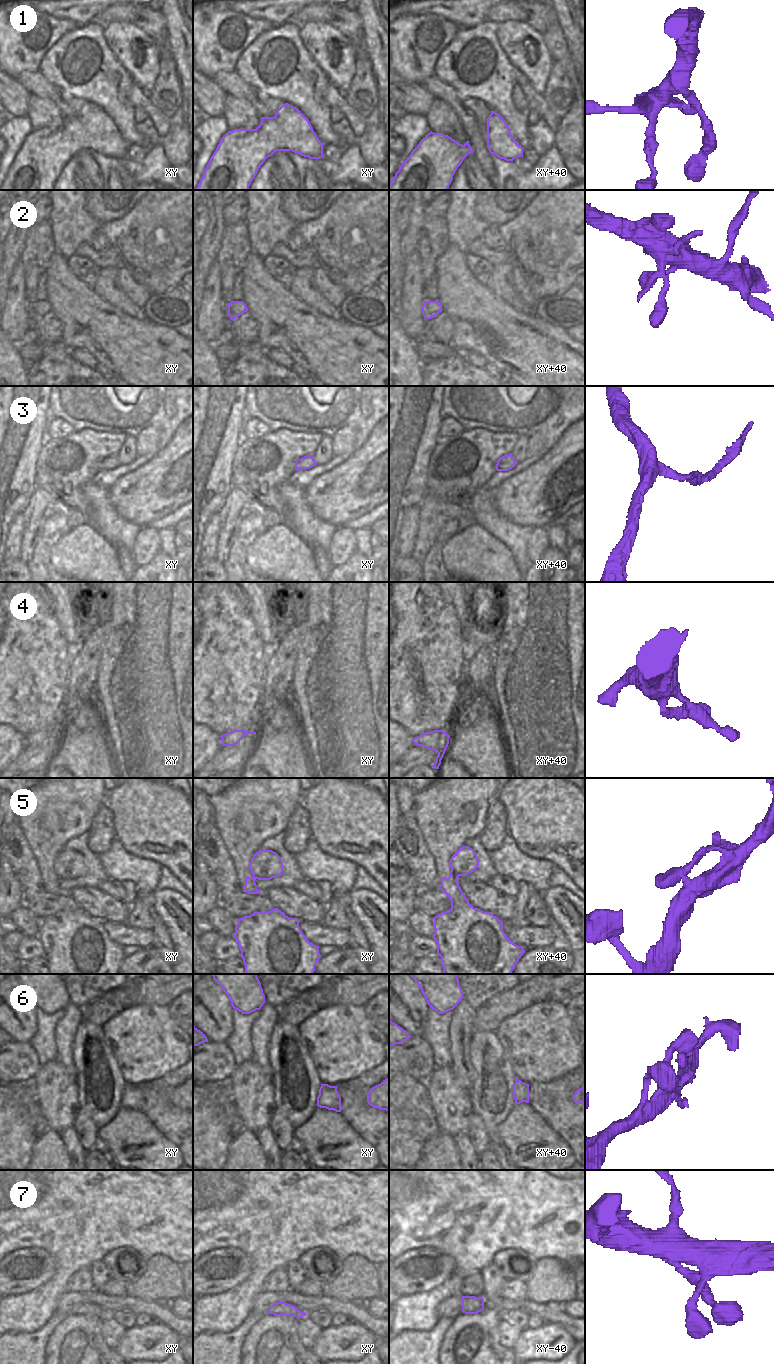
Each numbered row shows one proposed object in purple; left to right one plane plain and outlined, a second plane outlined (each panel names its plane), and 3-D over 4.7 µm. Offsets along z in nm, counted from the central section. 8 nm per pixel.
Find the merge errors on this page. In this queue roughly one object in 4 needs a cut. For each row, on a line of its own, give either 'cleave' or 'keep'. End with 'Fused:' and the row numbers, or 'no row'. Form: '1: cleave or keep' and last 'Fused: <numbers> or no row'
1: keep
2: keep
3: keep
4: keep
5: keep
6: keep
7: keep
Fused: no row

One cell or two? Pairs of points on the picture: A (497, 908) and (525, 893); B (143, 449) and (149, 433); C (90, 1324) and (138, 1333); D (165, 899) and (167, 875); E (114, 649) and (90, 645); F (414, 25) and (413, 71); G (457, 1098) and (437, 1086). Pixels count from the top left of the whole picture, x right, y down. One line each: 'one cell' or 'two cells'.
A: two cells
B: one cell
C: two cells
D: two cells
E: two cells
F: one cell
G: one cell

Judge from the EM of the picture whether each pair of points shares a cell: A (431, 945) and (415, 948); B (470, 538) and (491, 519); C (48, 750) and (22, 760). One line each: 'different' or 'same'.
A: same
B: different
C: same

